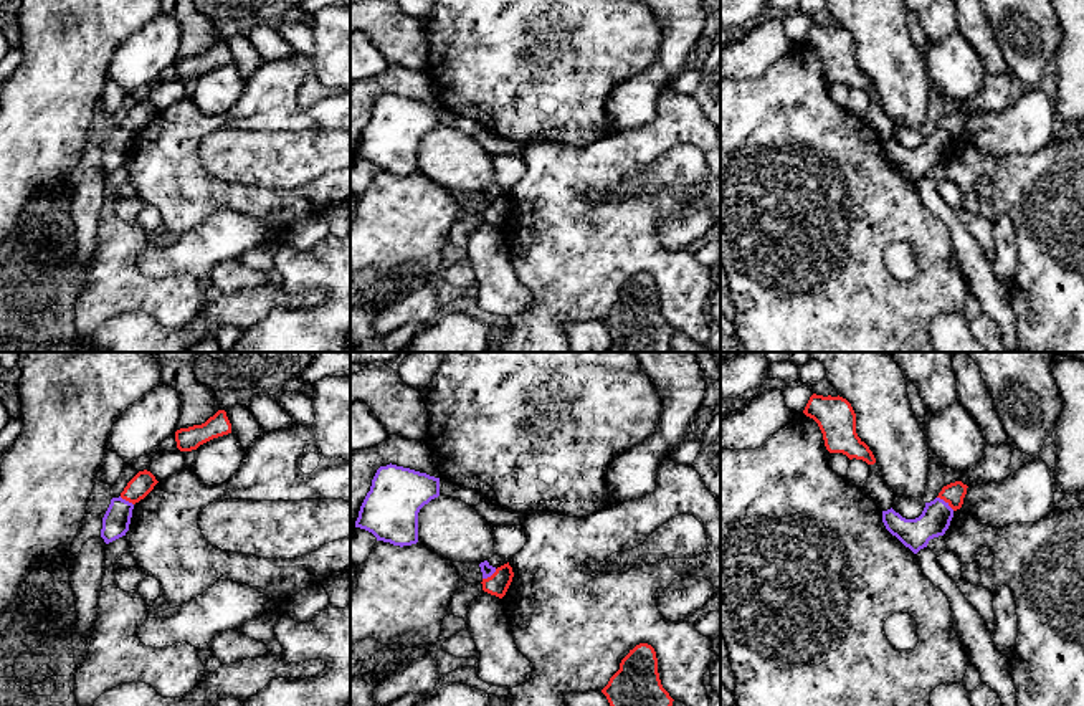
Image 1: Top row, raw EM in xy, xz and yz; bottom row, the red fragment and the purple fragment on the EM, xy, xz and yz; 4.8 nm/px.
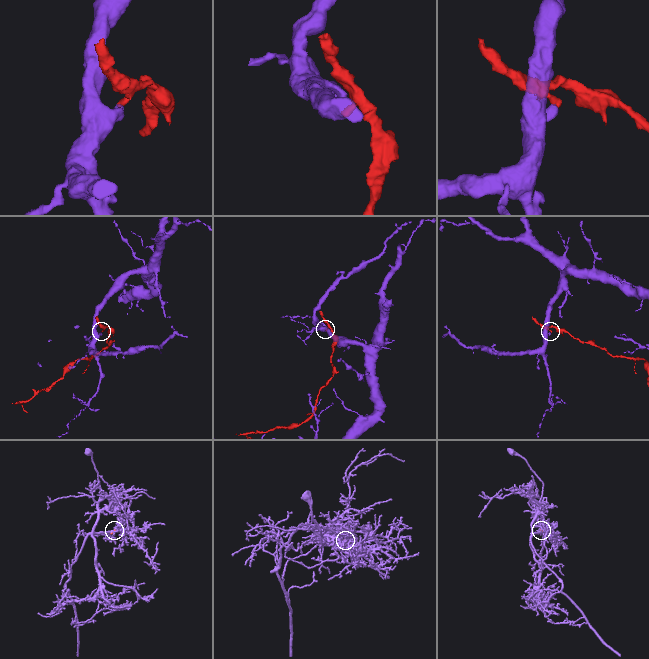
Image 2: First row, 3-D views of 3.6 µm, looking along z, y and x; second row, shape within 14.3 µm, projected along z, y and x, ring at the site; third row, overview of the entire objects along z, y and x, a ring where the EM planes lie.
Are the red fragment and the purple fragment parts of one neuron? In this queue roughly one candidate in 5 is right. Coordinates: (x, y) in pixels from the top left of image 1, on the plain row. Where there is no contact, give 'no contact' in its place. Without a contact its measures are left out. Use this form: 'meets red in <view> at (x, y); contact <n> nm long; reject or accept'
meets red in yz at (946, 131); contact 110 nm long; reject

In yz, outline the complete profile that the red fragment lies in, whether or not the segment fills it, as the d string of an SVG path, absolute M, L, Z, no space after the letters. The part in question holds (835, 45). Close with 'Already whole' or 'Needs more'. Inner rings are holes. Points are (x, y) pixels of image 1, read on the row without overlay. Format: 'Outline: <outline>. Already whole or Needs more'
Outline: M813 23L803 43L818 53L830 83L876 93L869 76L856 63L856 43L846 28Z. Already whole

